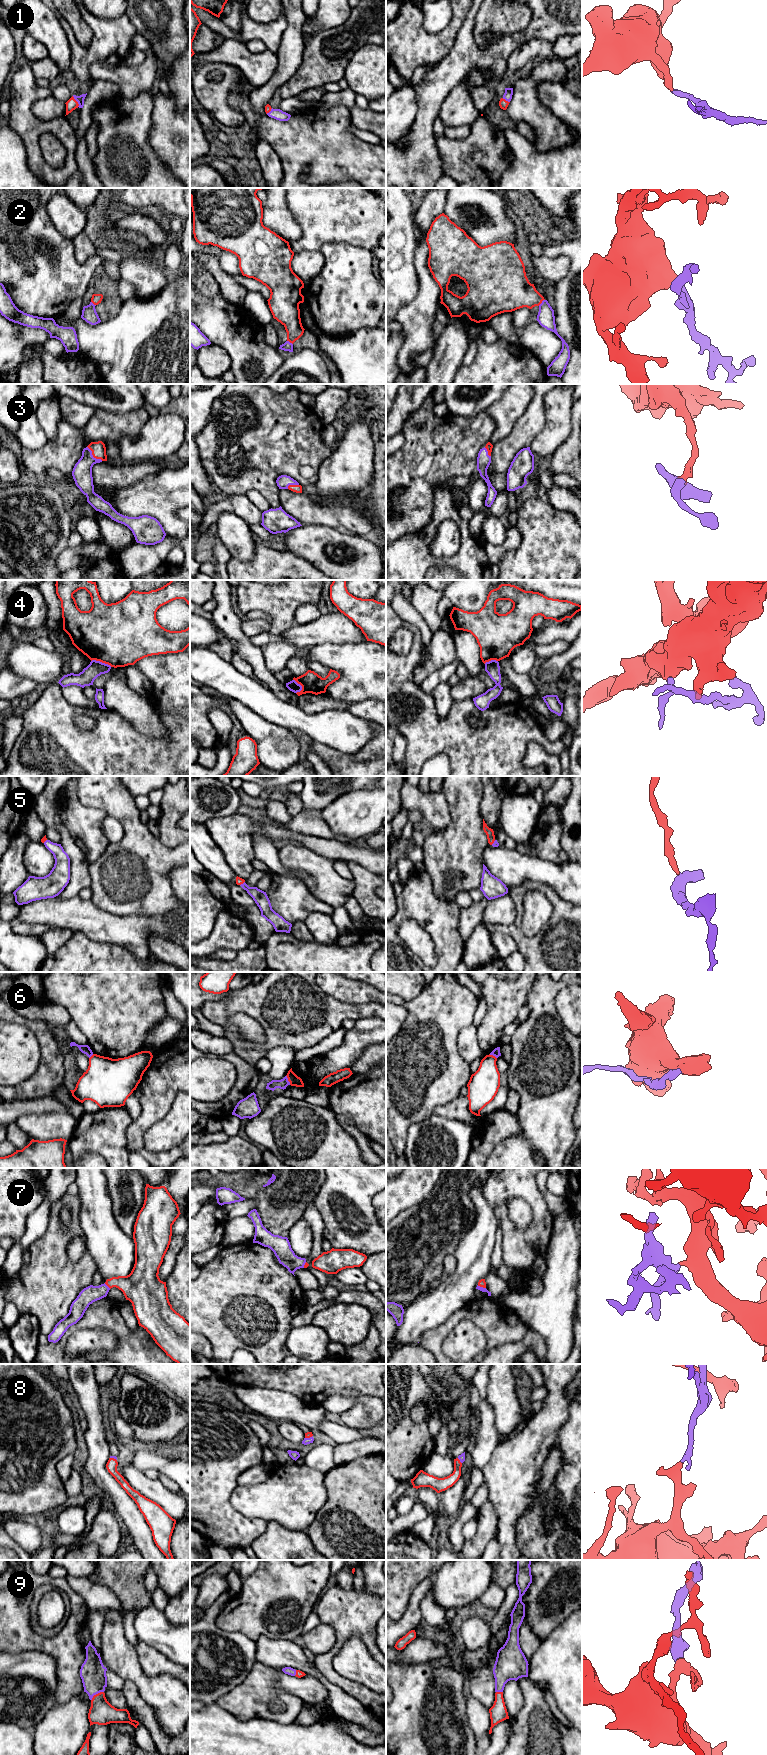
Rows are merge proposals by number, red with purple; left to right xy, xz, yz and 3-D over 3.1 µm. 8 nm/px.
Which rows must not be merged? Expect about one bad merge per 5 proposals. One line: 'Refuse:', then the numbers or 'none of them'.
Refuse: 4, 6

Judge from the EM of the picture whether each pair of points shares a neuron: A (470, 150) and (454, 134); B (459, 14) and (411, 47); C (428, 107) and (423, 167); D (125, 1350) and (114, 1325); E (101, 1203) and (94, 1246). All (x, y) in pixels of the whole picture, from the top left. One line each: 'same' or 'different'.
A: different
B: same
C: same
D: same
E: same

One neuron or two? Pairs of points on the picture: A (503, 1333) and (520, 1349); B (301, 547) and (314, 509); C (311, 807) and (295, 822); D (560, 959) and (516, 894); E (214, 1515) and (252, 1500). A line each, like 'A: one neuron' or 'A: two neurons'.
A: two neurons
B: two neurons
C: two neurons
D: one neuron
E: two neurons

